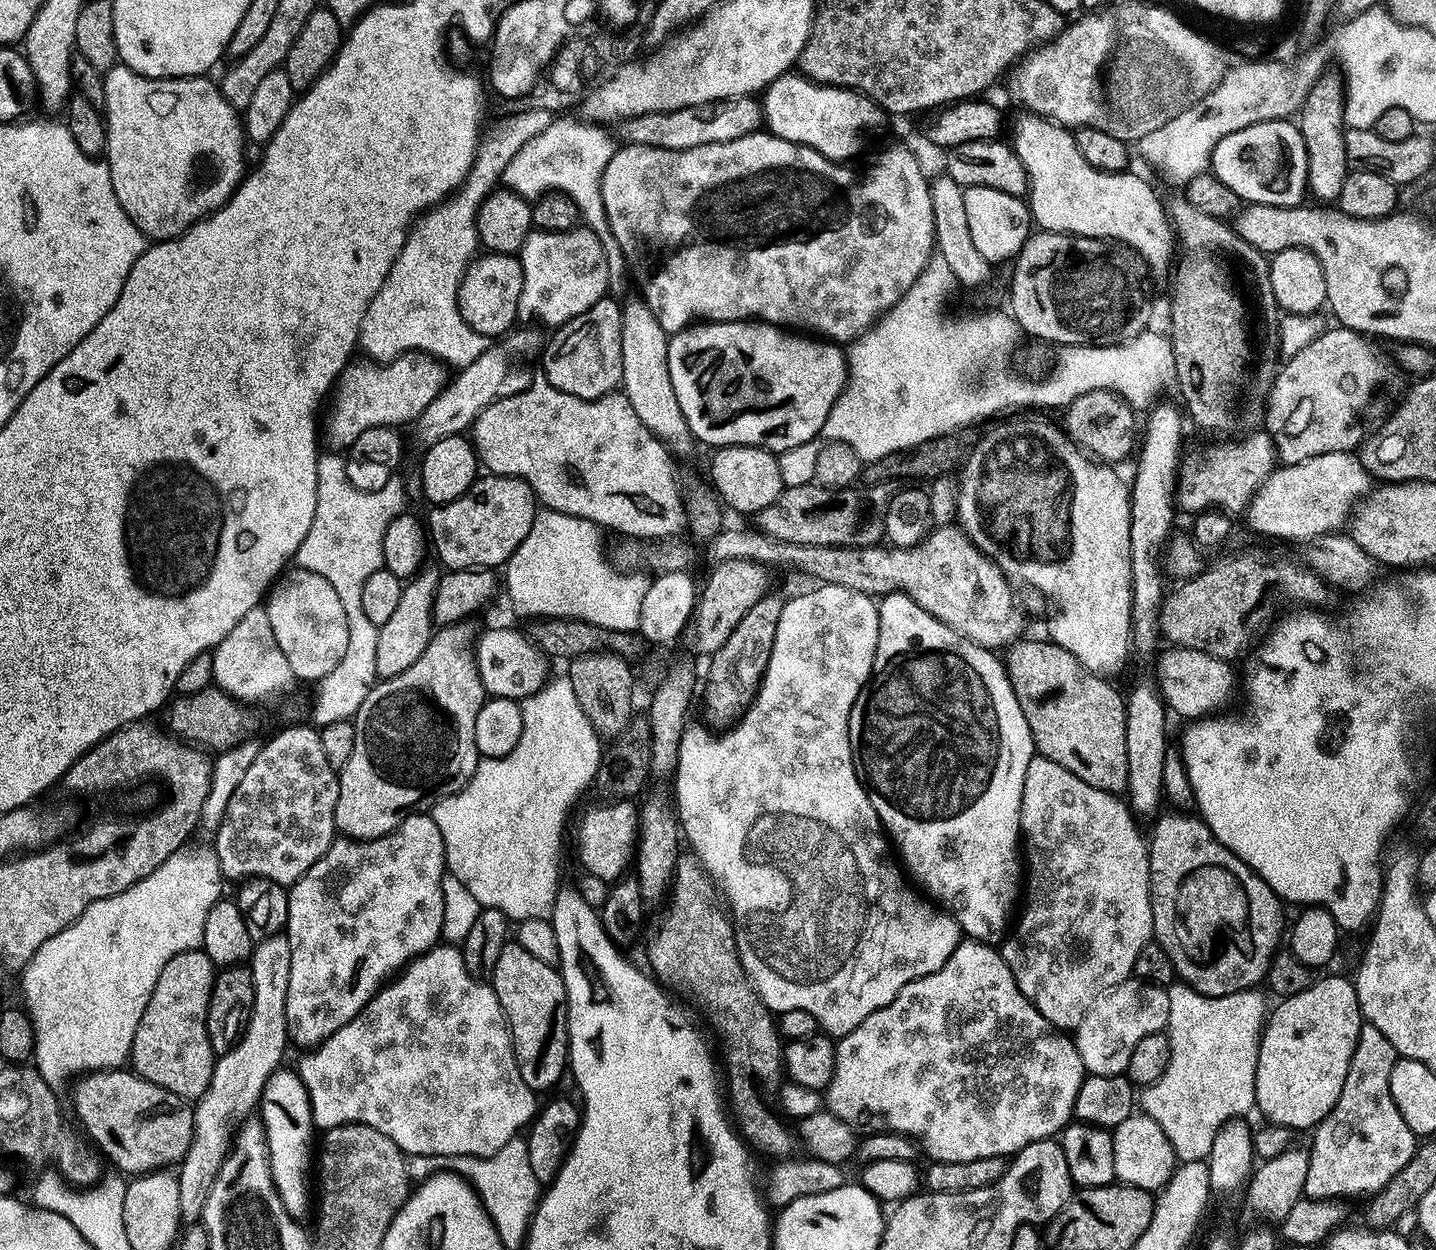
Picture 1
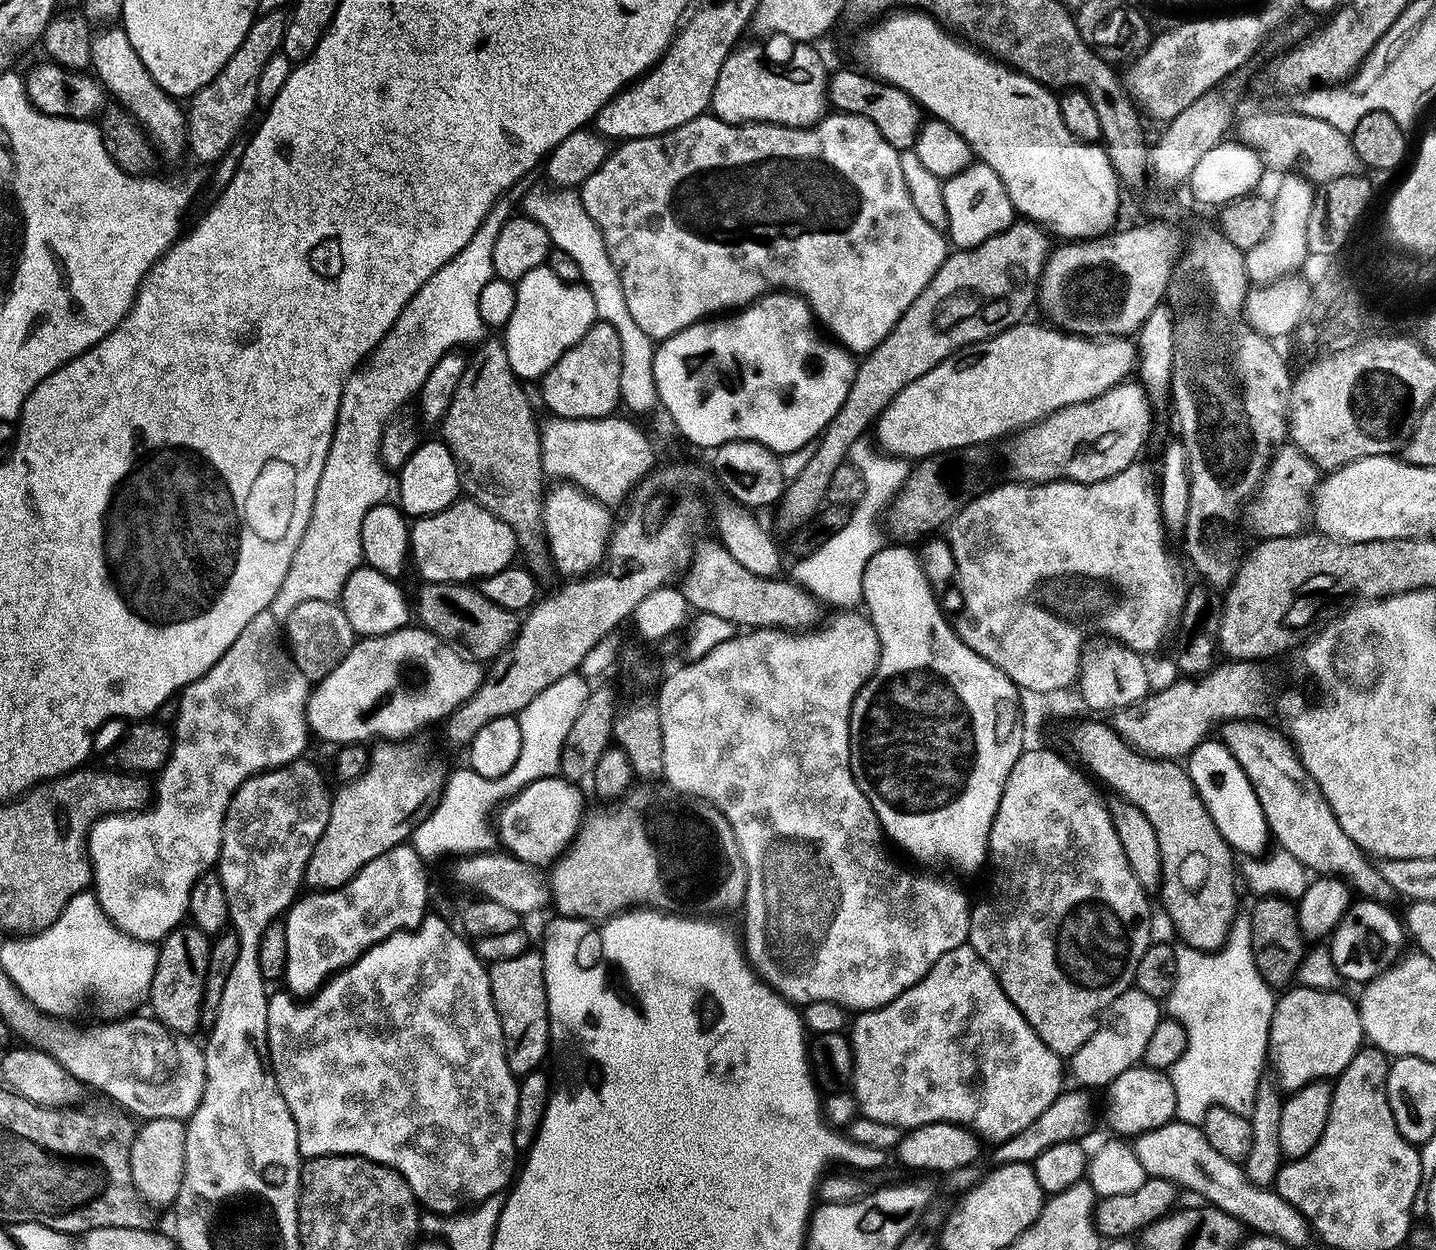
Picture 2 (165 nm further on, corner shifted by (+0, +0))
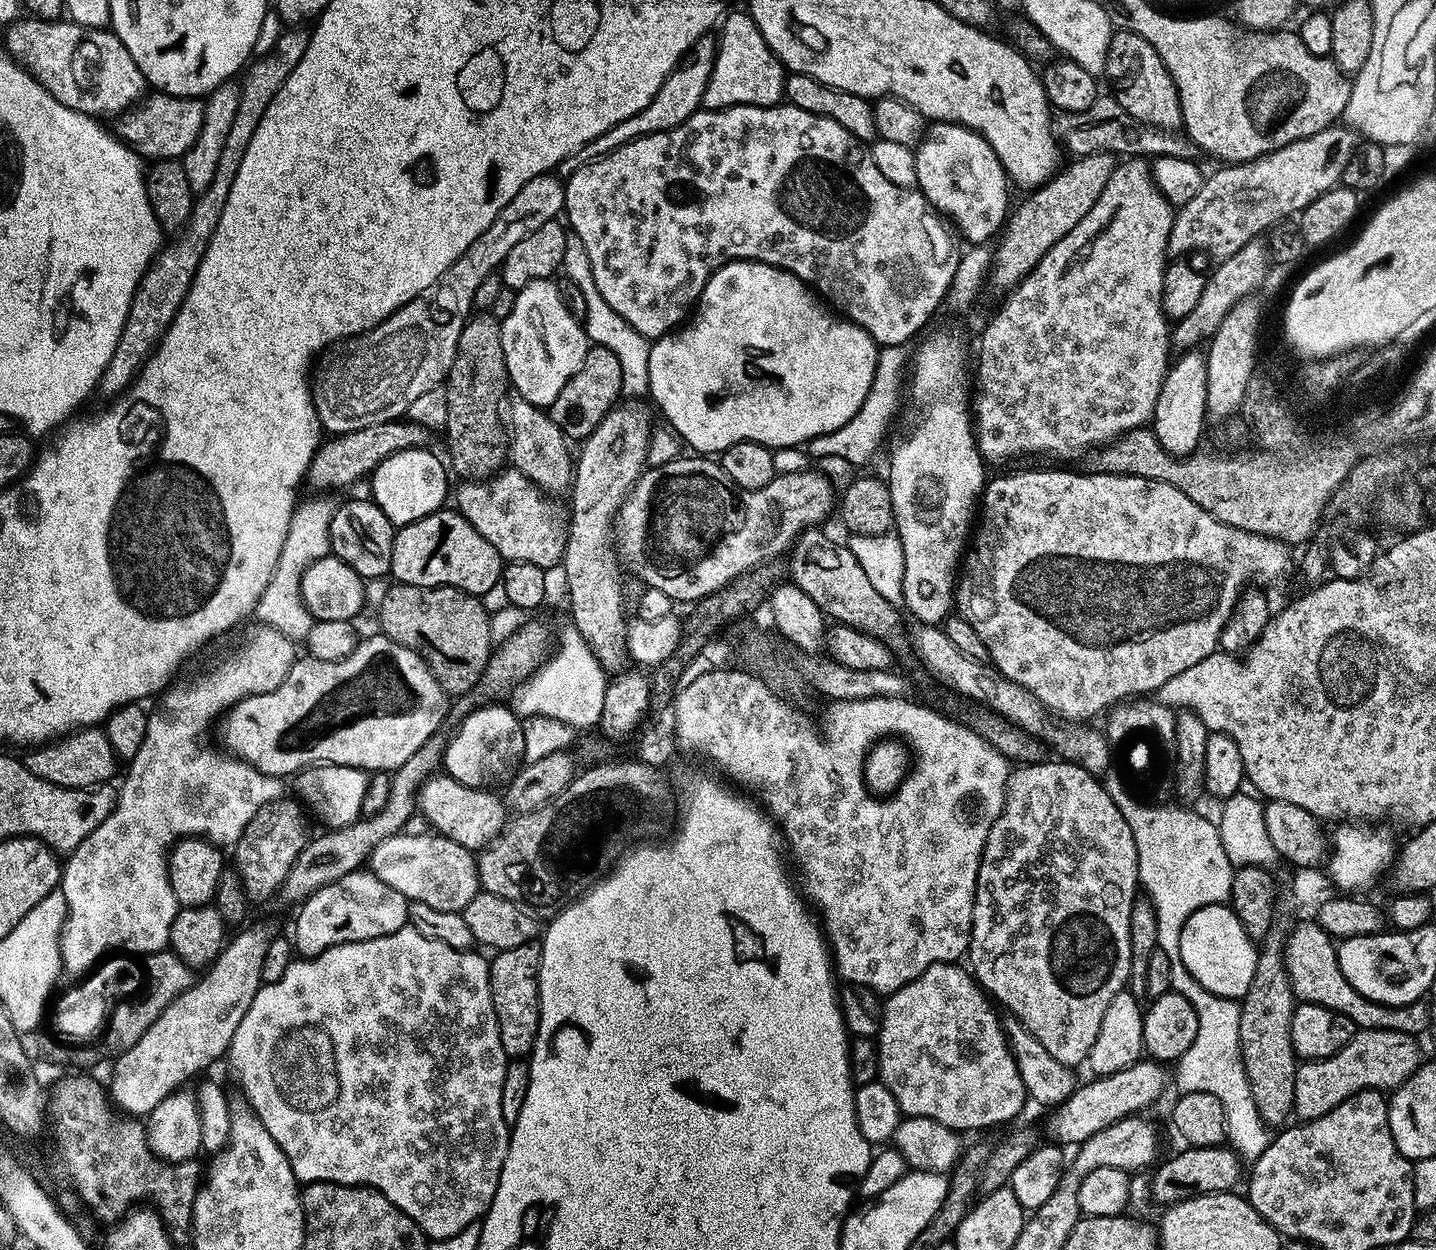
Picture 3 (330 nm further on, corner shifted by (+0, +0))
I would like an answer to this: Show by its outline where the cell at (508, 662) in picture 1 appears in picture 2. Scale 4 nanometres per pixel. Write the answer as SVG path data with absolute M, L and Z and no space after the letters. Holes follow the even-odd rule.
M405 626L394 630L390 634L382 634L381 636L365 636L357 639L353 643L352 649L346 654L346 658L342 658L342 662L338 662L338 666L334 666L334 670L330 670L330 674L326 674L322 679L315 681L314 687L308 694L308 730L313 737L316 736L320 740L325 740L331 746L343 746L345 744L362 744L367 745L368 740L371 742L400 742L405 738L412 738L417 735L423 724L430 724L434 720L443 721L451 712L461 708L468 699L478 690L482 679L482 668L477 661L469 658L463 651L457 650L448 641L436 636L433 632L429 632L423 626Z

